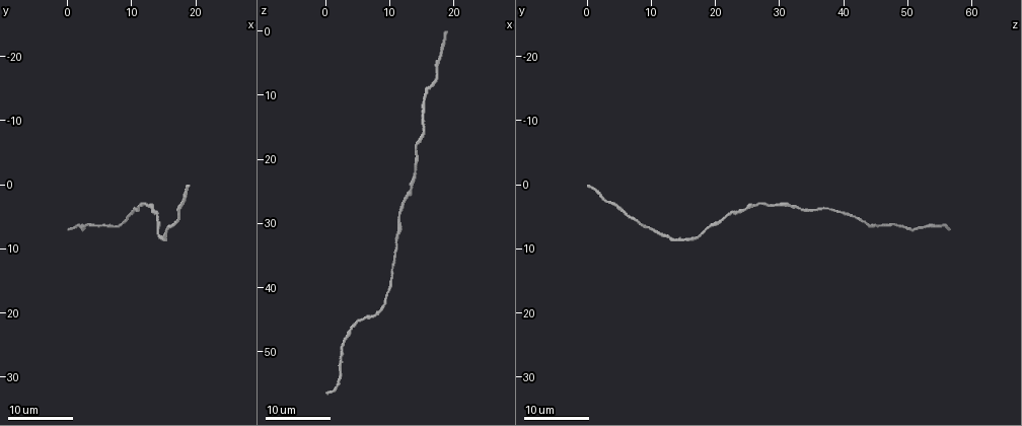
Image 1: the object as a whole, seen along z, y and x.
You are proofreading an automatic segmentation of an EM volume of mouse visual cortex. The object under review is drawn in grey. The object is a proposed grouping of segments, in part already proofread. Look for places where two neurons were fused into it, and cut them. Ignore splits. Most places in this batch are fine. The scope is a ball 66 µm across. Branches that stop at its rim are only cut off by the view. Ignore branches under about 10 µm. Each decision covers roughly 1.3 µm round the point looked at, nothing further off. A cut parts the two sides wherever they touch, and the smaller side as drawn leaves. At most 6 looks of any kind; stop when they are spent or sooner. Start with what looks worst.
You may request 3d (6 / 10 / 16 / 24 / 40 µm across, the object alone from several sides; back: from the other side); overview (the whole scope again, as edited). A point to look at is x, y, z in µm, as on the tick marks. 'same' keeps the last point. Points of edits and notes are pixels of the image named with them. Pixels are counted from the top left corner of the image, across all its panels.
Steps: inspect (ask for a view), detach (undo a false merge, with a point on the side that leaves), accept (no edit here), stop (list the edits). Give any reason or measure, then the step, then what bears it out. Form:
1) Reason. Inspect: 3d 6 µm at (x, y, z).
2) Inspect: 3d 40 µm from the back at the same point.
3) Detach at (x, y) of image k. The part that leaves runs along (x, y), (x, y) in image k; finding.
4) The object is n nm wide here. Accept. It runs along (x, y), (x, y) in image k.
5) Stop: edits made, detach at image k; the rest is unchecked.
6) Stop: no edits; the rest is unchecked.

Sudden change in width. Inspect: 3d 16 µm at (14.5, 8.0, 17.5).

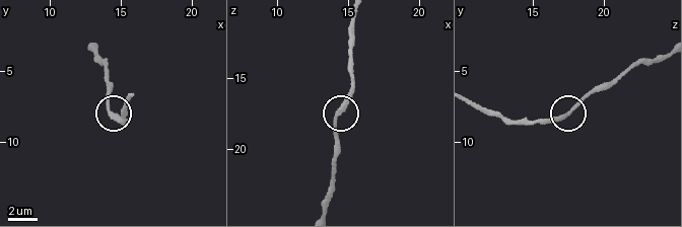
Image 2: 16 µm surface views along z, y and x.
Zoom in. Inspect: 3d 10 µm at (14.4, 7.8, 17.6).

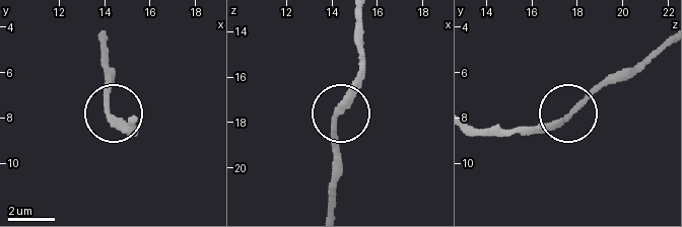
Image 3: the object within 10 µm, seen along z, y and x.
Inspect: 3d 10 µm from the back at (14.3, 8.1, 17.5).

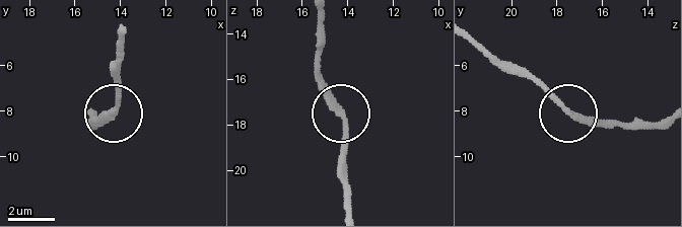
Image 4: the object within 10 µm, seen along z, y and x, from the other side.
Accept. It runs along (351, 207), (345, 126), (319, 69) in image 4; all the same neuron.

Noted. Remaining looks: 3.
Thick turns thin. Inspect: 3d 16 µm at (4.5, 6.5, 46.0).

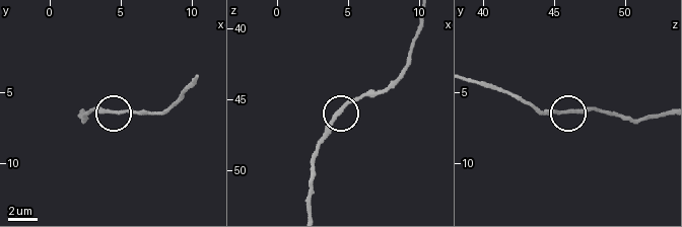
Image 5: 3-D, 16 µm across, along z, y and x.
Inspect: 3d 10 µm at (4.4, 6.4, 45.8).

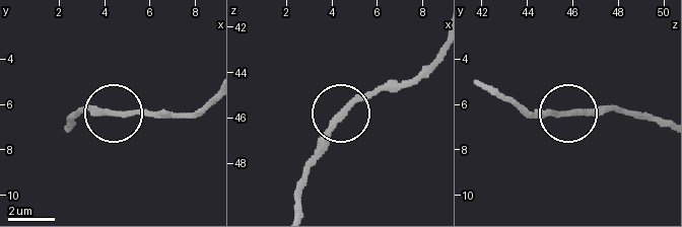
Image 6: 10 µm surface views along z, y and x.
Accept. It runs along (436, 53), (409, 80), (351, 99), (307, 161) in image 6; all the same neuron.

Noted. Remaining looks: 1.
Stop: no edits; the rest is unchecked.

